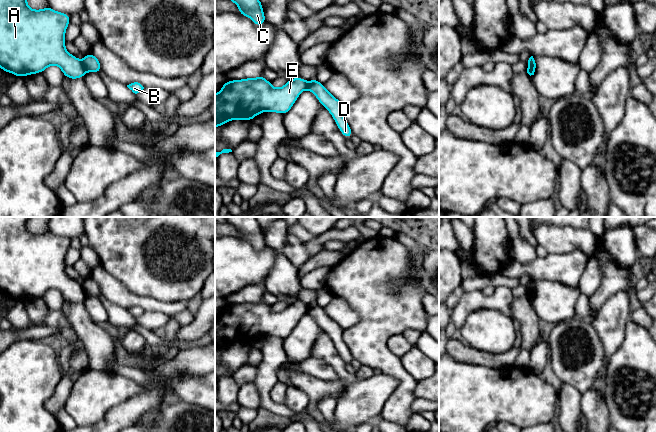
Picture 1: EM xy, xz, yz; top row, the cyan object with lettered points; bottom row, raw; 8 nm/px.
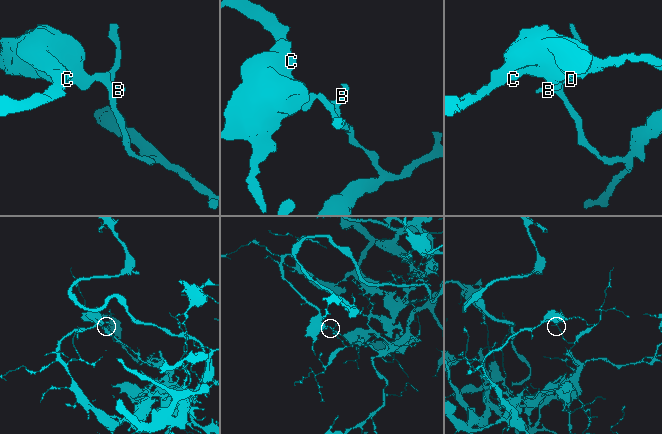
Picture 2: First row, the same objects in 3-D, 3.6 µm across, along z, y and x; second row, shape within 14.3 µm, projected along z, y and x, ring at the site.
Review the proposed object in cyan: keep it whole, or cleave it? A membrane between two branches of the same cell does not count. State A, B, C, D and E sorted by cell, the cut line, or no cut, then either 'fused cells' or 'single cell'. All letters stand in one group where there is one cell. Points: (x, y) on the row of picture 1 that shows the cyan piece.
A C E / B D; cut in xy along (82, 62), (86, 71); fused cells

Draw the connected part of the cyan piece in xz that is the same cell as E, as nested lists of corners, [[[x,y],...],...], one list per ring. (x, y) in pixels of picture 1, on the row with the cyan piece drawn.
[[[261,74],[257,78],[225,81],[220,92],[215,94],[215,128],[231,120],[248,120],[262,112],[277,112],[284,115],[290,111],[299,95],[308,88],[309,82],[301,77],[291,78],[281,88],[274,88]]]

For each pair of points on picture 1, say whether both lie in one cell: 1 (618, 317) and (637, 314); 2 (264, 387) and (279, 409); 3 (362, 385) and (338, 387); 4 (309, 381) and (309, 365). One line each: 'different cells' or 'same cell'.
1: different cells
2: same cell
3: different cells
4: different cells

